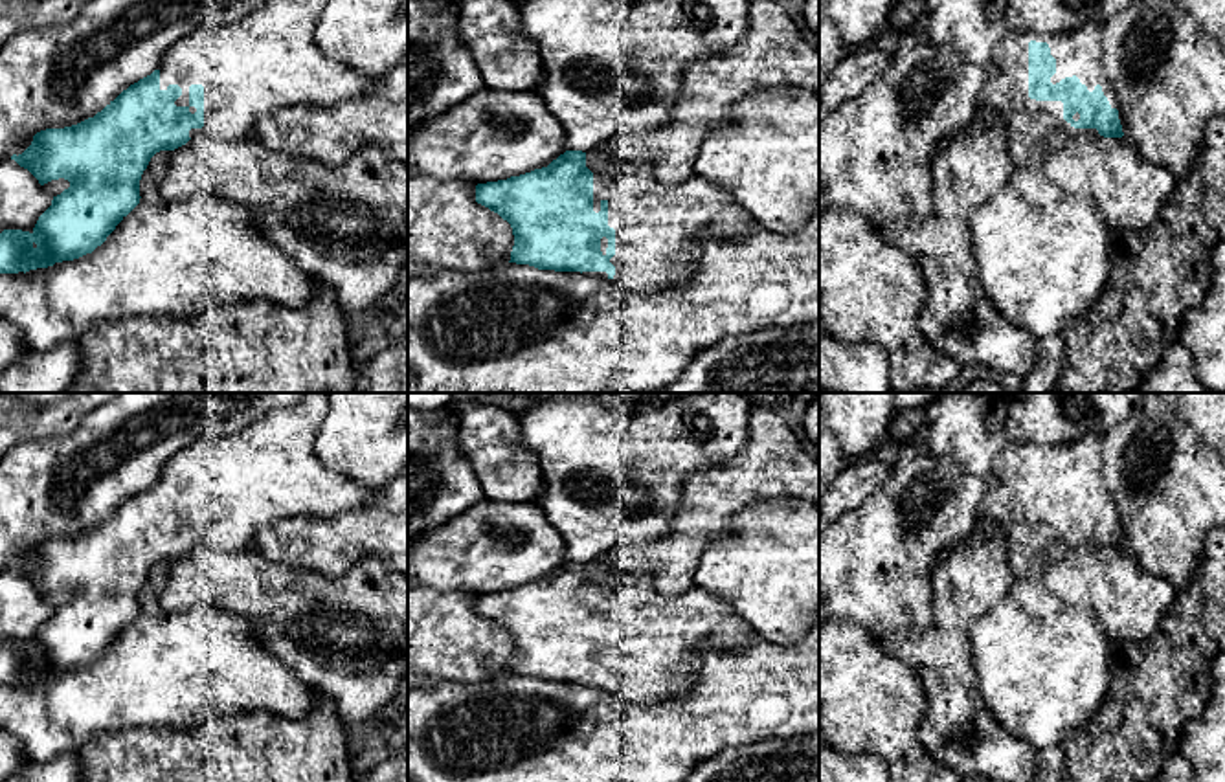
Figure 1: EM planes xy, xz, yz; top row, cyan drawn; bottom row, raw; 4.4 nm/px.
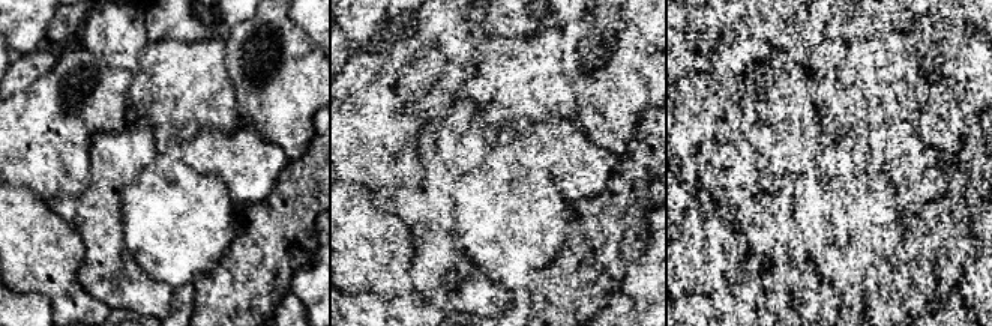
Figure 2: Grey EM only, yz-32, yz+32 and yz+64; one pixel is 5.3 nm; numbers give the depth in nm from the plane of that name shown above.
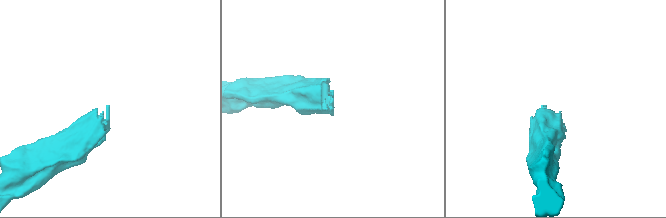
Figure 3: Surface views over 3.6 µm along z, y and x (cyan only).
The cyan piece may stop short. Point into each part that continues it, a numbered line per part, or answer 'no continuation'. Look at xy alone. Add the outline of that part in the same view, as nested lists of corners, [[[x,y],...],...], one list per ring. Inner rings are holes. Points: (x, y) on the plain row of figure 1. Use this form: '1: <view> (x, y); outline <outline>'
1: xy (269, 472); outline [[[309,393],[299,404],[272,411],[241,431],[224,437],[200,437],[167,461],[158,477],[160,501],[167,501],[169,496],[178,496],[182,507],[174,516],[187,518],[189,523],[195,525],[197,519],[189,516],[189,497],[204,497],[204,538],[191,540],[191,551],[202,545],[213,545],[228,553],[248,551],[253,549],[255,532],[270,523],[283,523],[290,518],[334,518],[342,512],[364,507],[373,499],[367,488],[323,466],[316,455],[314,441],[327,409],[327,393]]]

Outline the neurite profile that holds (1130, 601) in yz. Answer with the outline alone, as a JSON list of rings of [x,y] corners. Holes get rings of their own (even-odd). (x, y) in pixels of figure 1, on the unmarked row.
[[[1100,545],[1069,549],[1063,562],[1047,569],[1045,586],[1062,604],[1093,611],[1111,644],[1152,639],[1177,595],[1177,587],[1166,576],[1148,571],[1128,549]]]

